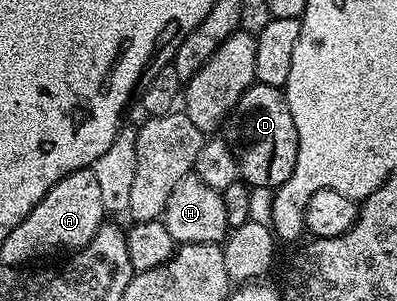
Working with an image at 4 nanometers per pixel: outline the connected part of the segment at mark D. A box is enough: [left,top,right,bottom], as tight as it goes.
[224,85,298,190]

